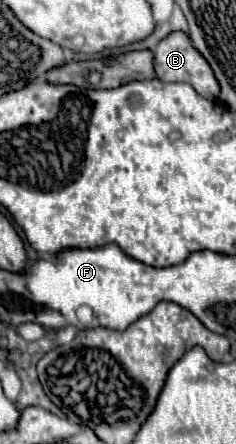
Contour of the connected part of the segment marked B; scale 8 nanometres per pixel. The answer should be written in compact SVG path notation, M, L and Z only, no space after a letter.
M181 31L171 33L155 47L155 75L161 81L189 83L205 99L219 97L219 83L209 63Z

